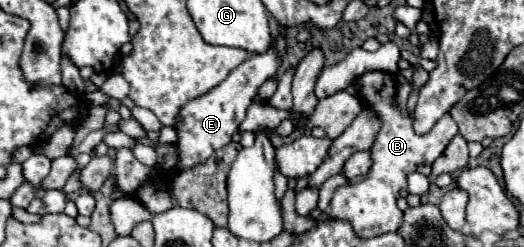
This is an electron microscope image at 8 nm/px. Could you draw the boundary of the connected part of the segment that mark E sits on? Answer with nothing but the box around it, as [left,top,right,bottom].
[176,36,286,170]

